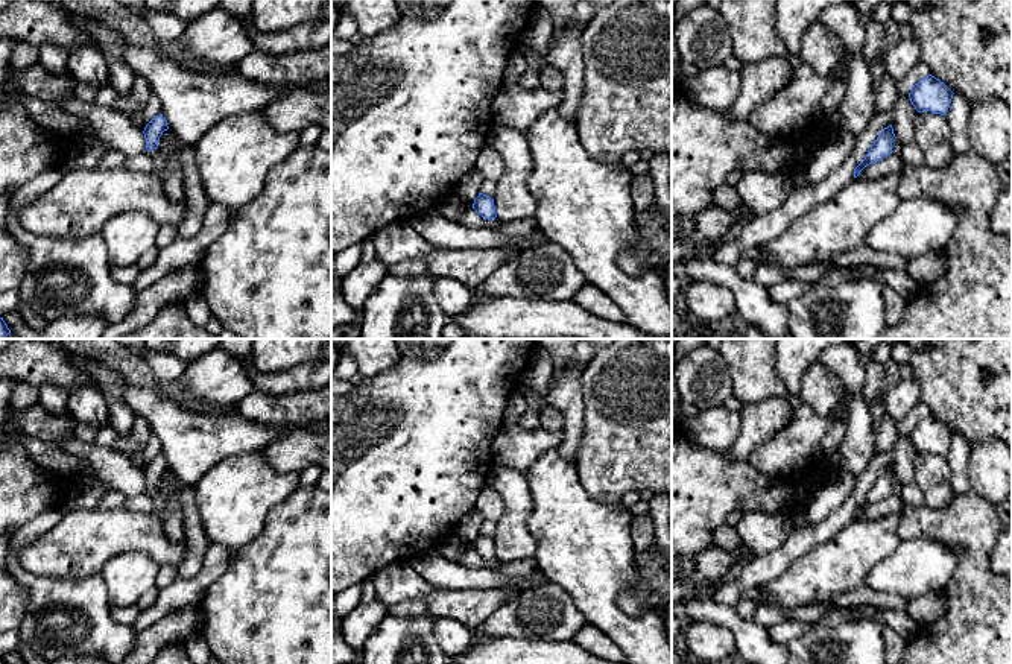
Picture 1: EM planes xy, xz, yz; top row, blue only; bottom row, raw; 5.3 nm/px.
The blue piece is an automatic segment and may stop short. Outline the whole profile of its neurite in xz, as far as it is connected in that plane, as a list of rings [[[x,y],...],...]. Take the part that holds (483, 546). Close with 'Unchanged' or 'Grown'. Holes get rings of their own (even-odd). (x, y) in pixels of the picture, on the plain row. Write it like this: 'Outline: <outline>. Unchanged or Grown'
Outline: [[[479,533],[479,536],[474,539],[473,549],[476,550],[477,555],[488,561],[497,558],[494,539],[483,533]]]. Unchanged

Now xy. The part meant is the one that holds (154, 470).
Outline: [[[163,454],[155,456],[144,468],[143,474],[146,479],[146,491],[150,492],[152,489],[158,488],[158,480],[164,471],[167,471],[167,462]]]. Unchanged

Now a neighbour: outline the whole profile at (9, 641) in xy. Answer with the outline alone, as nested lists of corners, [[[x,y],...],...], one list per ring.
[[[11,629],[0,634],[0,658],[9,653],[23,653],[24,647],[20,643],[18,629]]]

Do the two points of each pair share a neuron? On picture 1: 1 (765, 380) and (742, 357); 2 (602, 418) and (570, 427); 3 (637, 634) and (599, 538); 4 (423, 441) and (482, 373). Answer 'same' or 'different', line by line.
1: same
2: different
3: same
4: same

